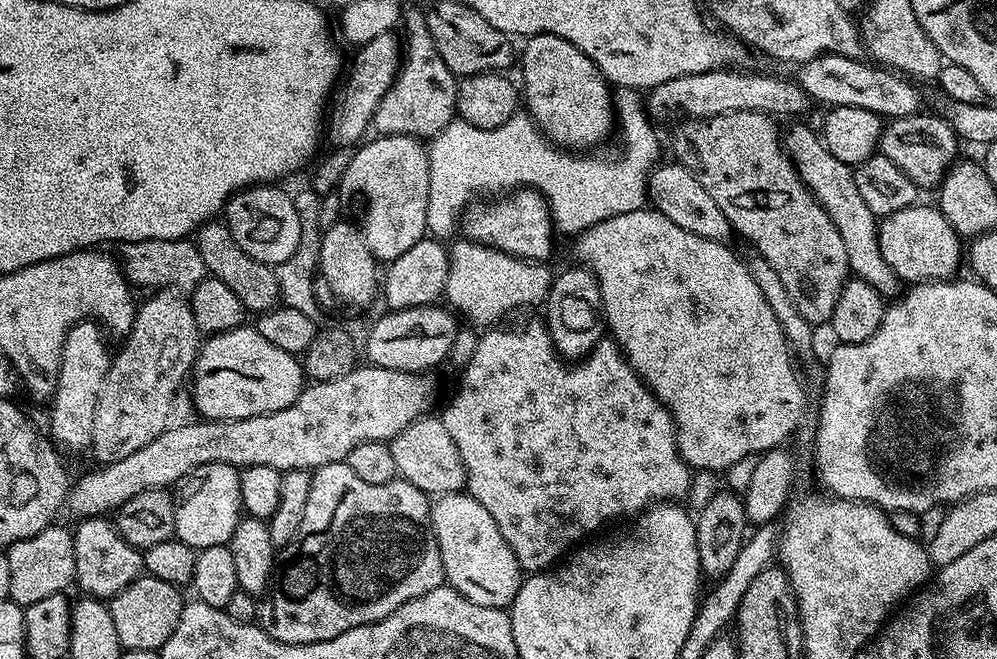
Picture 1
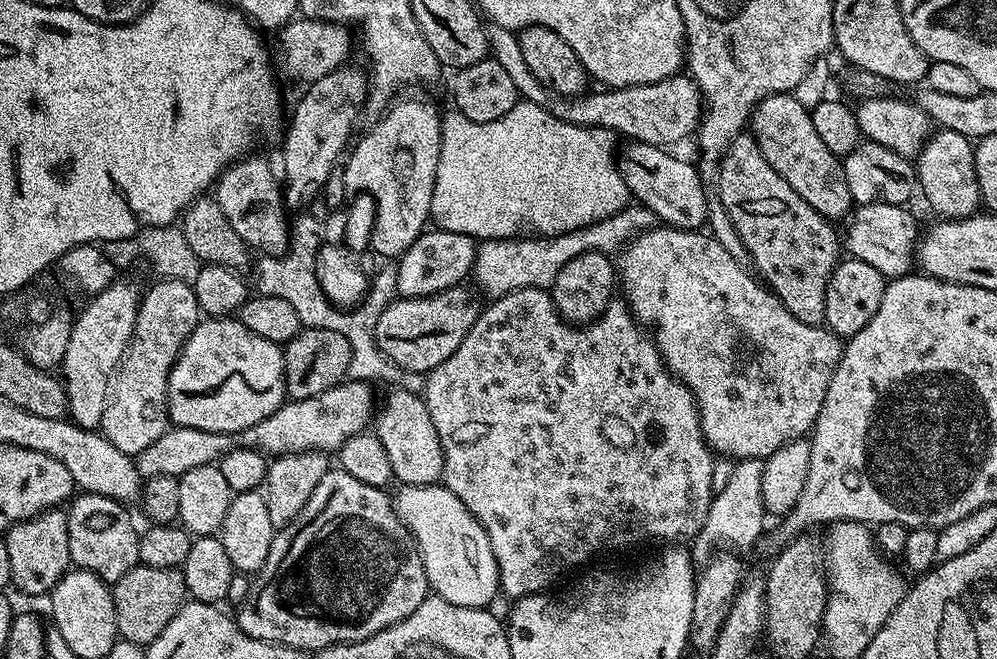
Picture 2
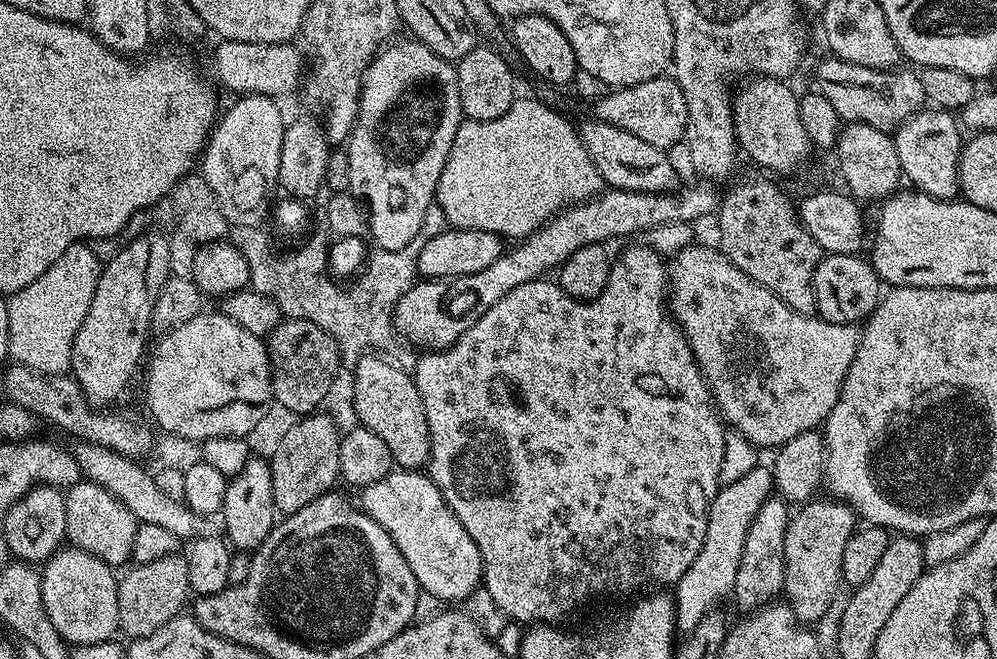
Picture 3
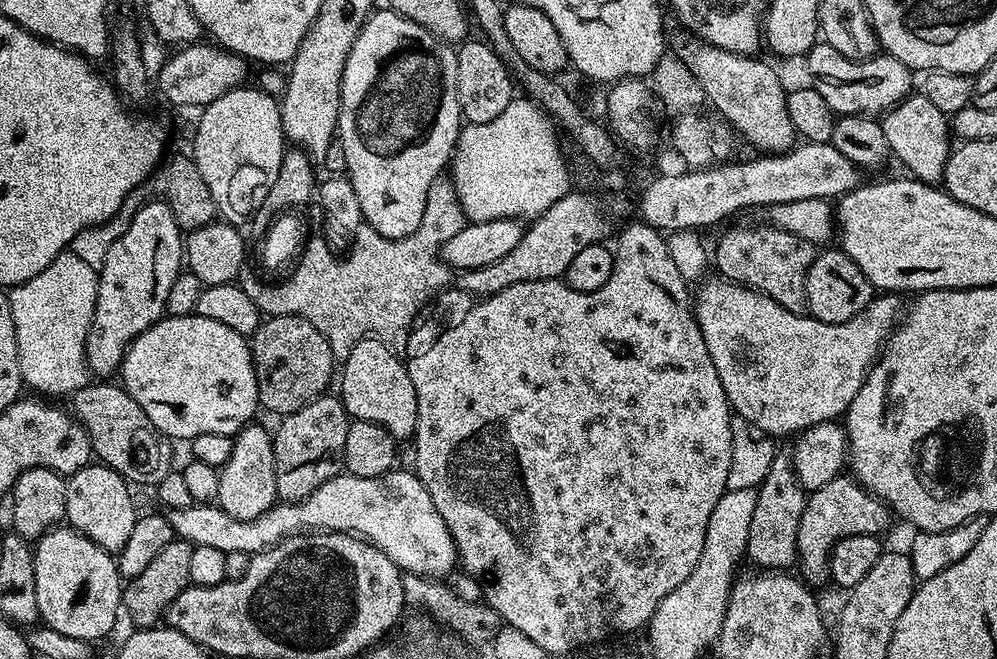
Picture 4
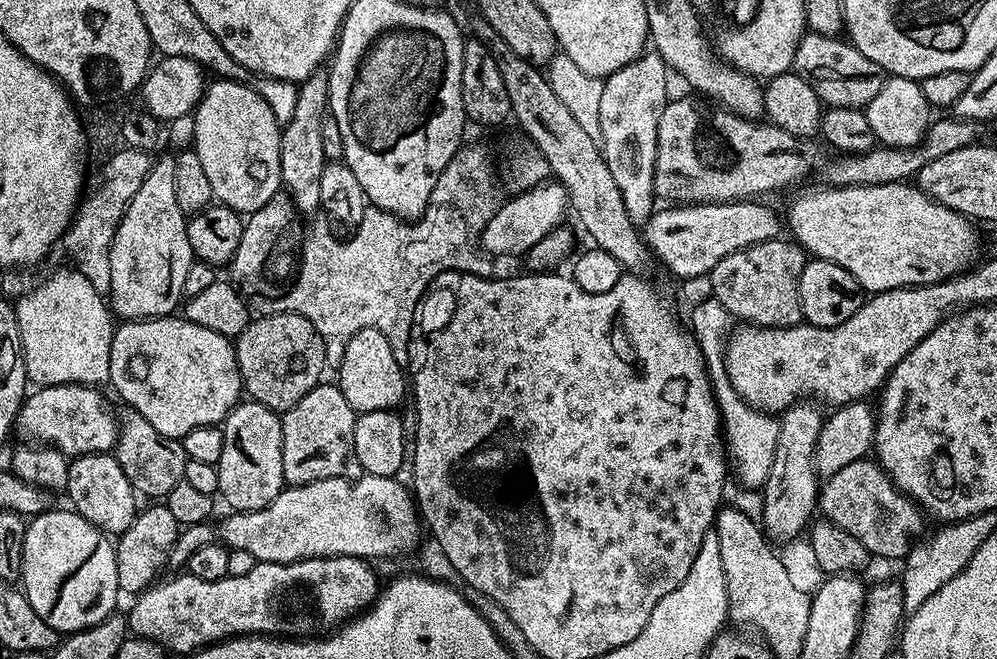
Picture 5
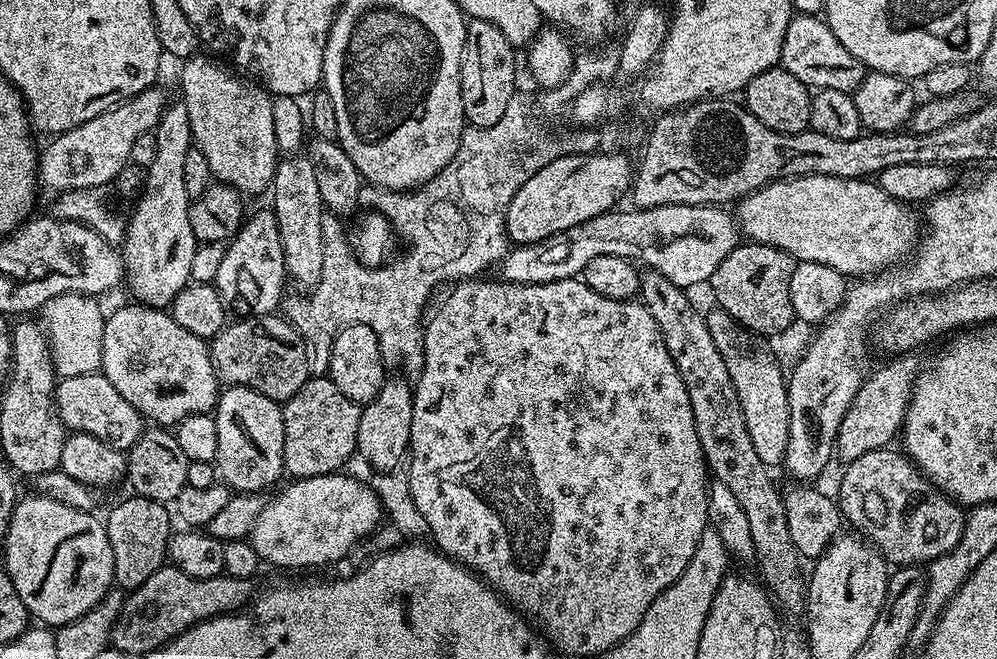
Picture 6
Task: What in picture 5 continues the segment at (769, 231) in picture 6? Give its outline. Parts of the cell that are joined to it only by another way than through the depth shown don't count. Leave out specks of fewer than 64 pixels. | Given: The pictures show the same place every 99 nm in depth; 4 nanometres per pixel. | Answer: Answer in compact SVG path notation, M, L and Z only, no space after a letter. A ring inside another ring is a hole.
M903 182L888 185L825 186L800 196L786 212L786 228L809 257L829 260L854 274L865 293L875 294L891 288L910 288L936 284L968 271L981 259L977 225L961 212L950 210L930 199L922 189Z

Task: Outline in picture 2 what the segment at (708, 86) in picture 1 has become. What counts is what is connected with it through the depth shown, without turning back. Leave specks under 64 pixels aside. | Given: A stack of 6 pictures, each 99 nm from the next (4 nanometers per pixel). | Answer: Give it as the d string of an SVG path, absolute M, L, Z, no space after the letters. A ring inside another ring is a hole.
M494 23L487 25L488 29L488 51L491 59L498 62L498 66L506 69L506 74L510 74L510 79L514 81L517 97L534 102L538 106L542 106L550 114L554 114L554 118L558 118L562 122L570 122L578 127L602 127L609 128L621 137L627 138L629 141L638 144L658 144L661 146L676 146L679 140L684 140L693 135L696 129L700 127L700 117L704 111L704 97L701 96L696 83L692 81L692 77L687 74L677 74L670 78L662 78L662 82L650 82L642 86L630 86L629 88L608 88L600 90L604 92L592 92L587 94L577 94L571 98L560 96L552 91L551 88L542 86L542 82L538 82L538 78L534 78L534 74L530 71L530 66L526 66L526 58L522 54L522 46L520 45L519 35L511 28L503 28Z

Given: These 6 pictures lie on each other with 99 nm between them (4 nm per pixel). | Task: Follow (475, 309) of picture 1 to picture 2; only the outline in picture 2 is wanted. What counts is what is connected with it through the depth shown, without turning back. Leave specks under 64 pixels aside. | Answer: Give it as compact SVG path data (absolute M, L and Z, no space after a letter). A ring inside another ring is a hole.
M629 204L607 219L568 231L564 235L483 241L476 250L472 278L492 300L518 289L535 287L546 290L569 260L586 253L617 253L633 237L657 227L657 224L656 215L650 209L641 204Z

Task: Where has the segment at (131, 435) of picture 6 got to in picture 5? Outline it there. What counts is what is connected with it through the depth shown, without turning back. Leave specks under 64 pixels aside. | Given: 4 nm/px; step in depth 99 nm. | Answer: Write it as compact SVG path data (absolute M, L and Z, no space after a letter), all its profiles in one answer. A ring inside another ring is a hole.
M64 384L37 387L32 391L25 395L24 405L16 415L14 428L17 433L20 431L21 441L57 448L61 454L69 458L99 452L111 453L115 449L116 439L120 437L118 416L115 411L112 413L112 408L108 405L107 398L100 393L99 387L90 384Z

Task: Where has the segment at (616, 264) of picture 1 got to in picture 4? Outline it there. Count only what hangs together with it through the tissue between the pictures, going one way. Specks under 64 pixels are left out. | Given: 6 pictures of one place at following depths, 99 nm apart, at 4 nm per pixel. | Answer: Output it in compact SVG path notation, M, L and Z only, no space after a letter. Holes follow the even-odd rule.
M719 274L710 276L701 279L698 284L700 289L697 292L695 289L694 292L696 325L706 342L714 370L718 370L722 390L733 413L771 438L791 437L805 432L815 424L843 417L850 402L854 402L854 394L862 386L868 369L885 347L902 312L899 295L880 294L854 318L841 324L831 324L807 314L786 310L781 304L774 302L774 298L763 296L742 284L733 284Z

